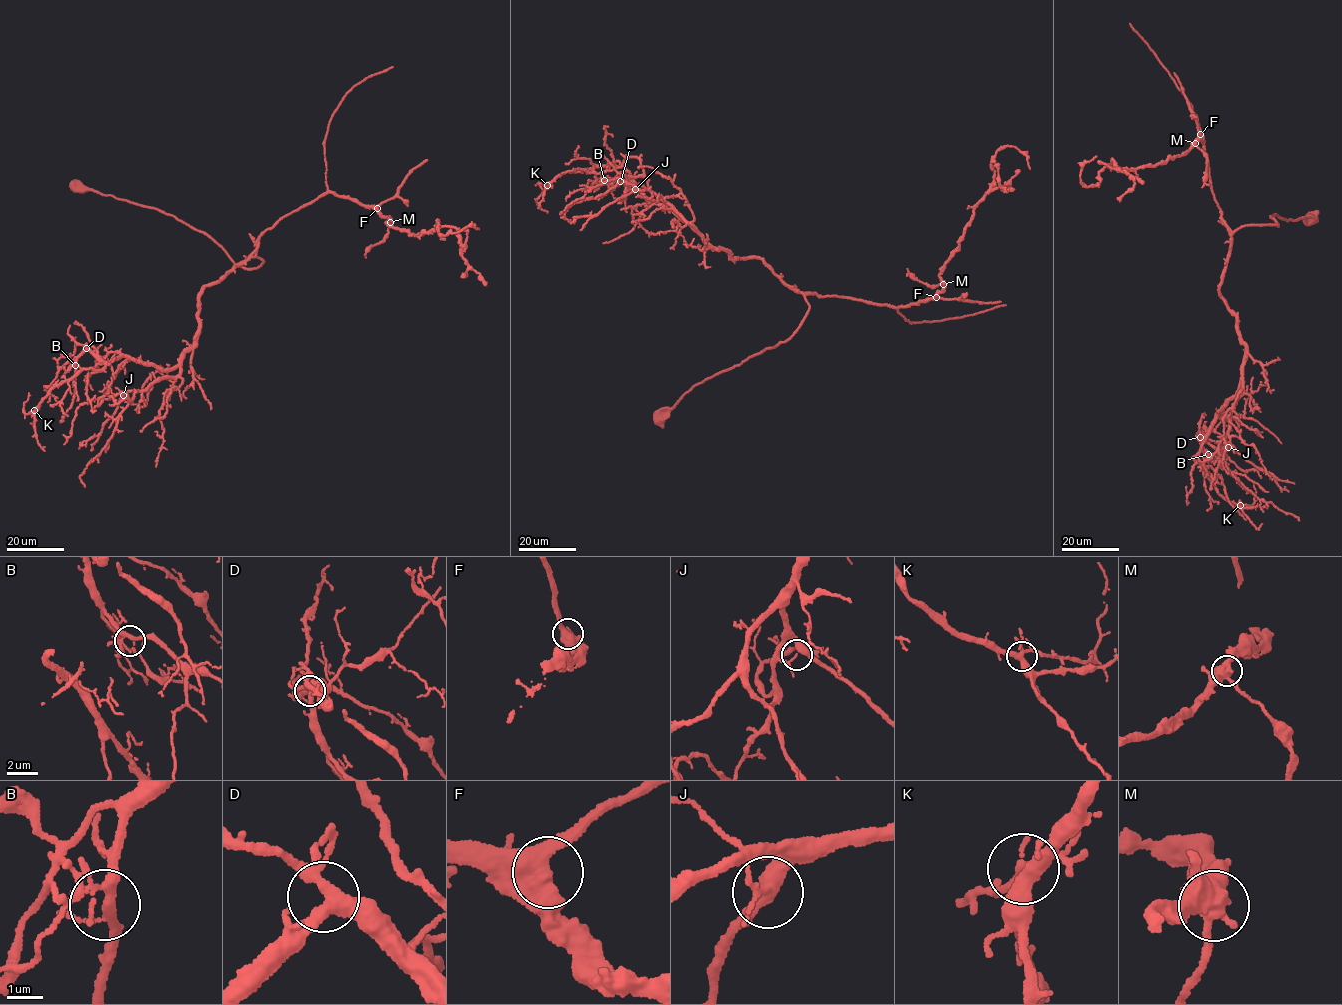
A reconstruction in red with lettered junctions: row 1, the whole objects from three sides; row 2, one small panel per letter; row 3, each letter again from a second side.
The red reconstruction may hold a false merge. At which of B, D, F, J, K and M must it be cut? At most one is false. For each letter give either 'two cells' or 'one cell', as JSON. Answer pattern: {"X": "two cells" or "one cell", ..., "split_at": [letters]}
{"B": "one cell", "D": "one cell", "F": "one cell", "J": "one cell", "K": "one cell", "M": "one cell", "split_at": []}

